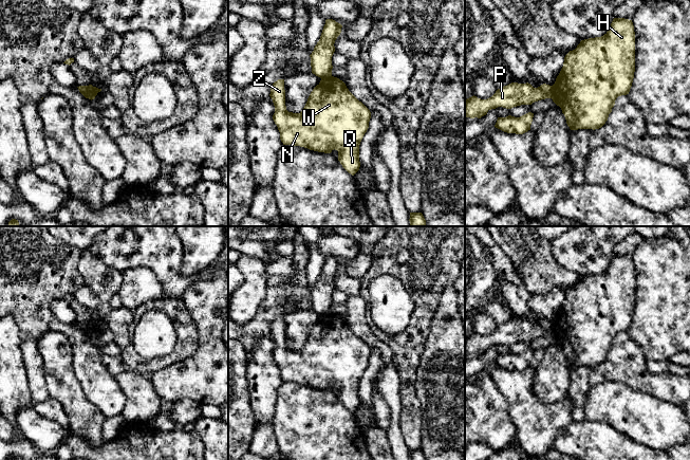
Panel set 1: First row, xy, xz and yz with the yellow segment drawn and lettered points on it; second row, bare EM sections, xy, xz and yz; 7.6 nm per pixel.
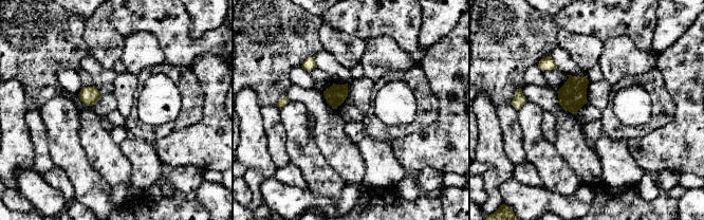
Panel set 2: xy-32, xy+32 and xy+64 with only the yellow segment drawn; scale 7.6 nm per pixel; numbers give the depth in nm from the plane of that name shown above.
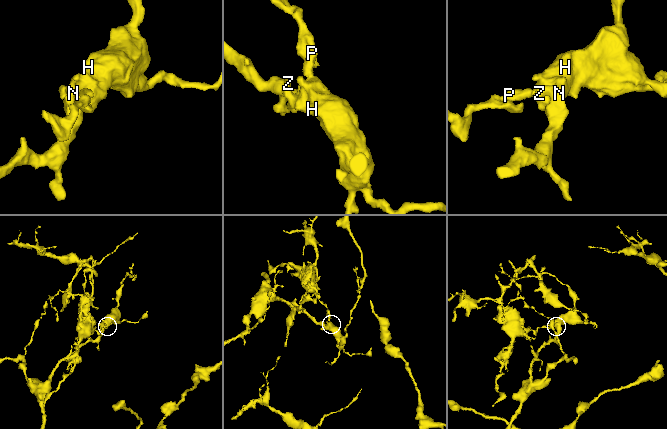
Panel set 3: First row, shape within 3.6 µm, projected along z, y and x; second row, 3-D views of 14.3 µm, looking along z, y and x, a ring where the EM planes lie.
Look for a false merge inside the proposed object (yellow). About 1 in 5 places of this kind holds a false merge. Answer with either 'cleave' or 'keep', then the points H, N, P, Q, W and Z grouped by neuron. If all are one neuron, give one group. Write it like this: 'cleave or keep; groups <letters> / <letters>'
cleave; groups H N Q W Z / P

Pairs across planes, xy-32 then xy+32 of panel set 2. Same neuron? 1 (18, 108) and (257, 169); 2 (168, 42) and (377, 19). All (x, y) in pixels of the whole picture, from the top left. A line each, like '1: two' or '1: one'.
1: one
2: one

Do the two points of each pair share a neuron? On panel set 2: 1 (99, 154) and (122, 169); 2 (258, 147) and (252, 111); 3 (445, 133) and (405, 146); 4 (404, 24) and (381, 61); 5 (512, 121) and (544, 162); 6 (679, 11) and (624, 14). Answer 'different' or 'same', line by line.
1: same
2: same
3: same
4: different
5: different
6: different

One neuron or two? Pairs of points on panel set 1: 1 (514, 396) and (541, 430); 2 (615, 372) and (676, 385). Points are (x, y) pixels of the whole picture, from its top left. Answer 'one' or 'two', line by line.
1: one
2: one

